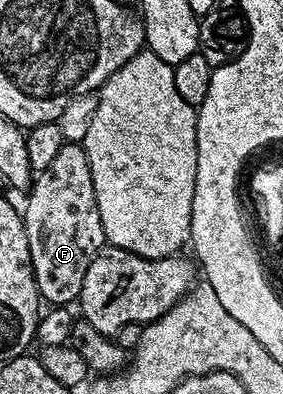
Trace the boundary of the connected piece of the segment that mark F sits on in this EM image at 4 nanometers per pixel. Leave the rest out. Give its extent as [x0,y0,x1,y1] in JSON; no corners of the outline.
[22,143,107,307]

